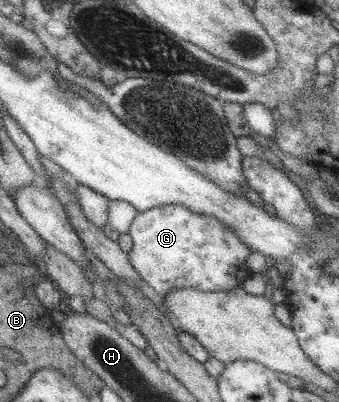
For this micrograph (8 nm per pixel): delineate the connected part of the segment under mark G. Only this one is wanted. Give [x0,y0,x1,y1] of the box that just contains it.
[127,205,253,296]

